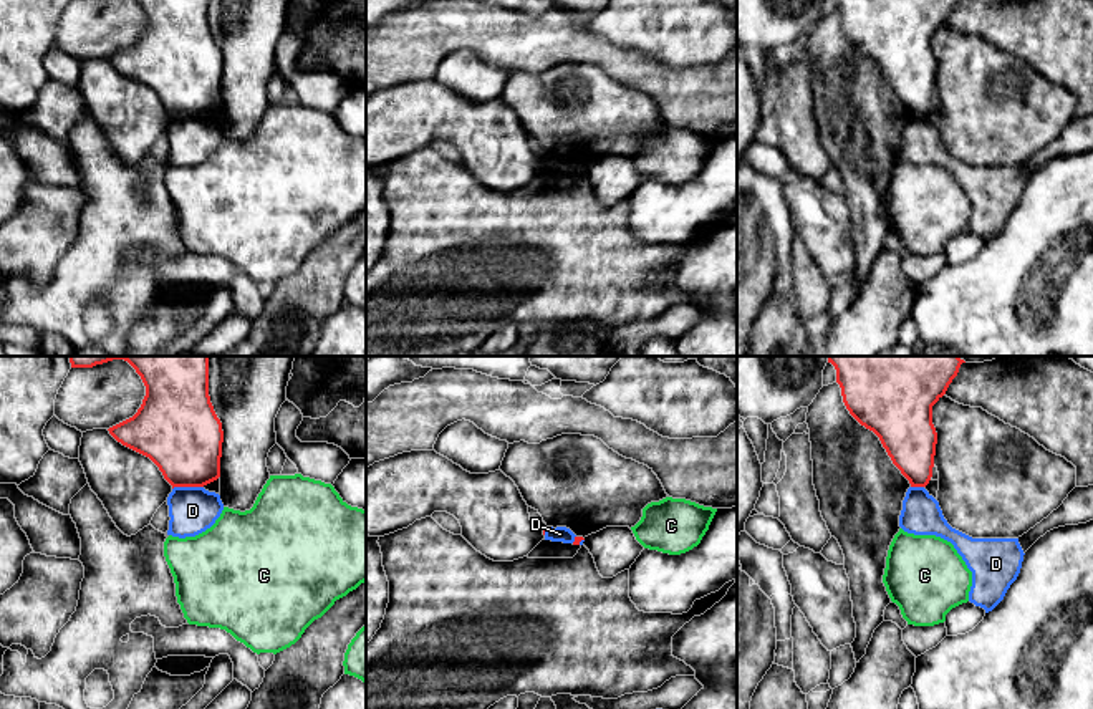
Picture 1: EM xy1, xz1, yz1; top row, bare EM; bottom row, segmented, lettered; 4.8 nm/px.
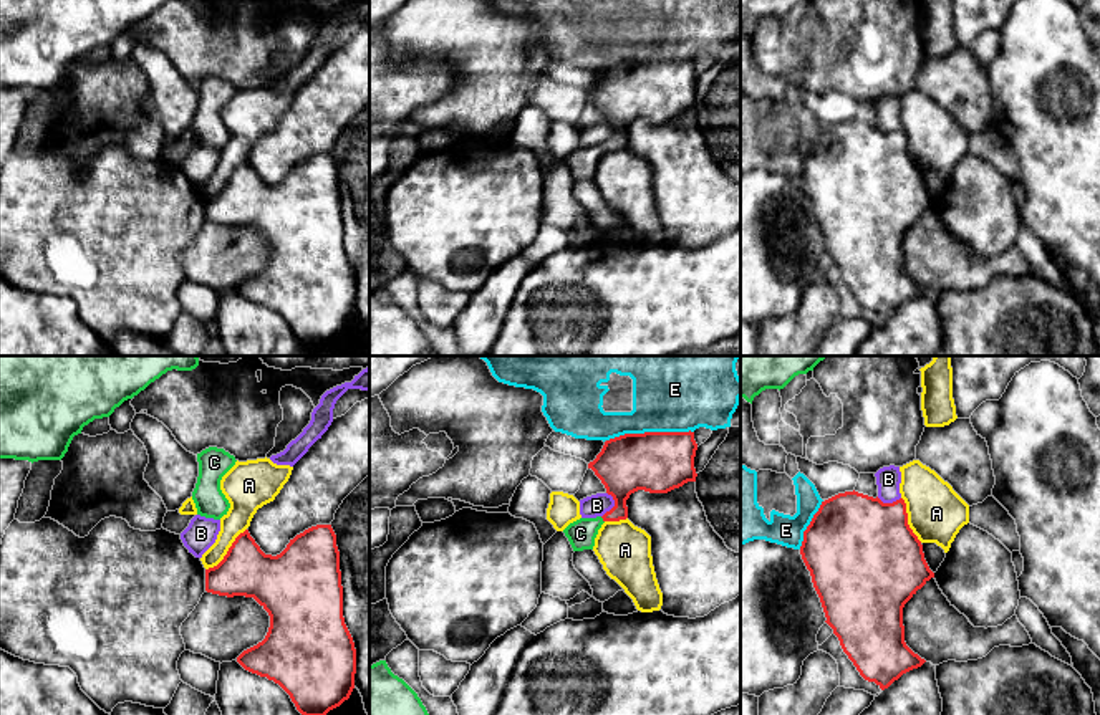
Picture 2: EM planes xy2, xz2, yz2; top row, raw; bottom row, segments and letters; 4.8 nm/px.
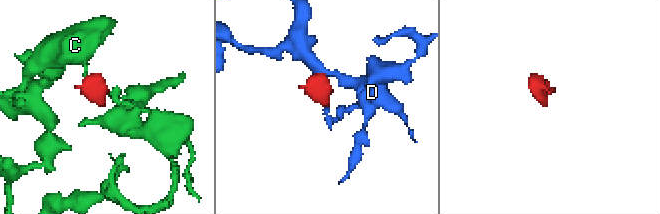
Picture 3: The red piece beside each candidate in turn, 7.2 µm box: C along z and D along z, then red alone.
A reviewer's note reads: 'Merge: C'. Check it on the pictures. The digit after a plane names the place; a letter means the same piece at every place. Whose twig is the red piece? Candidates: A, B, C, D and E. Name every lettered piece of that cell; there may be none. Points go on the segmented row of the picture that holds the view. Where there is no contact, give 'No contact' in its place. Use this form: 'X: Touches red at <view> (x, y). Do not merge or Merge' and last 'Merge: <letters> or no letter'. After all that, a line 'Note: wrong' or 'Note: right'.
A: Touches red at xy2 (227, 551). Do not merge
B: Touches red at xz2 (615, 505). Do not merge
C: Touches red at xz2 (603, 520). Merge
D: Touches red at xy1 (187, 486). Do not merge
E: Touches red at xz2 (650, 432). Do not merge
Merge: C
Note: right

